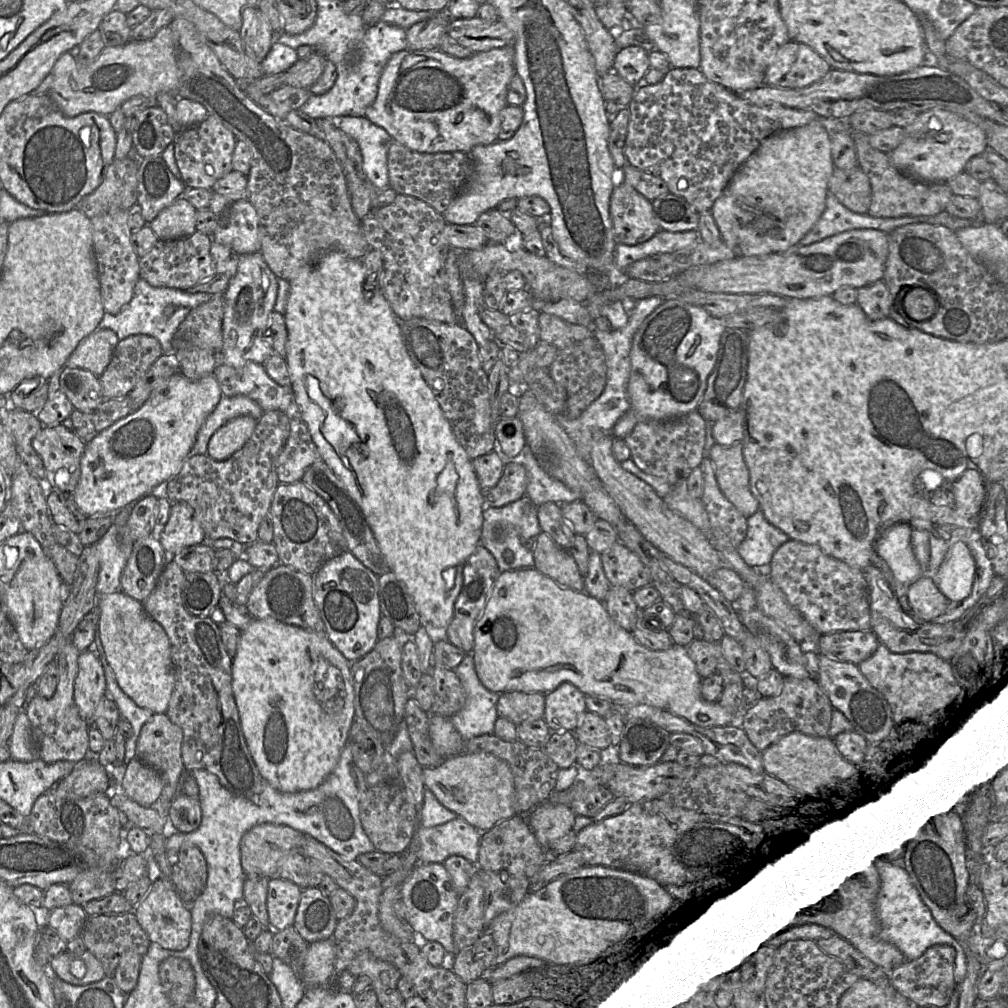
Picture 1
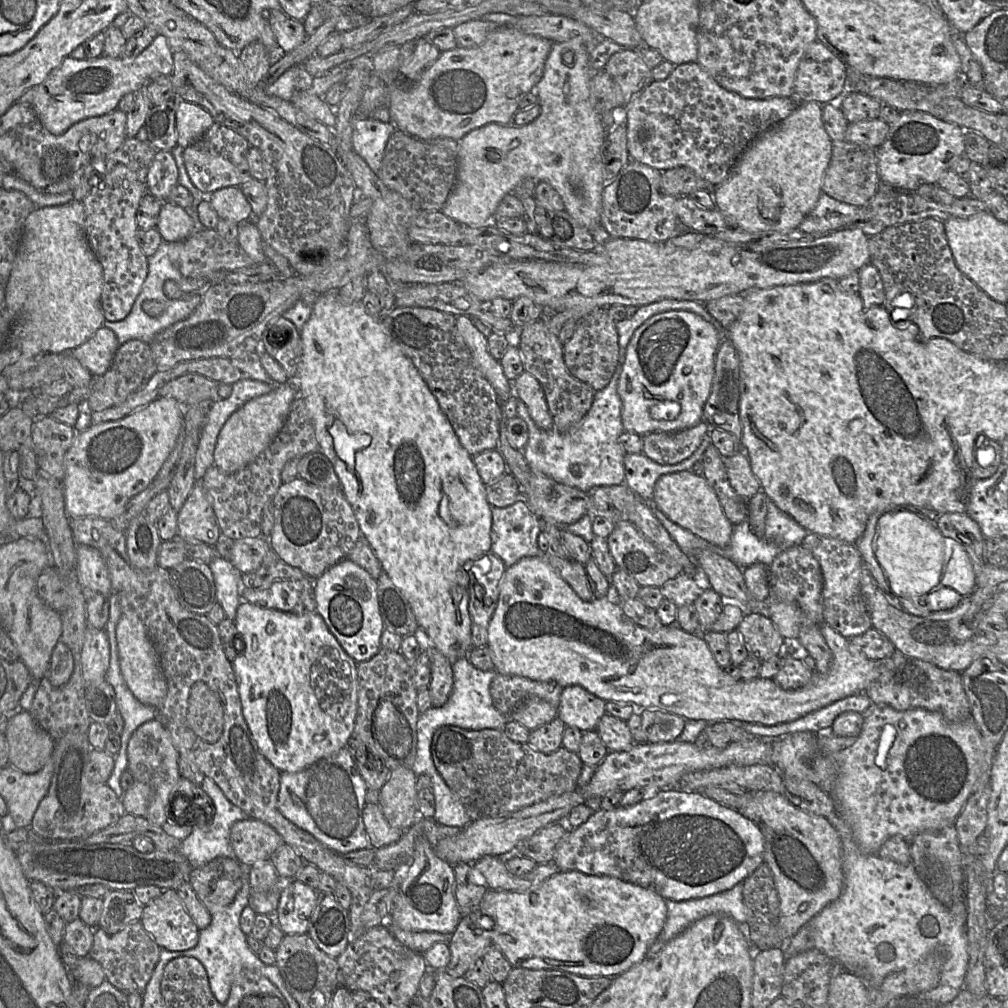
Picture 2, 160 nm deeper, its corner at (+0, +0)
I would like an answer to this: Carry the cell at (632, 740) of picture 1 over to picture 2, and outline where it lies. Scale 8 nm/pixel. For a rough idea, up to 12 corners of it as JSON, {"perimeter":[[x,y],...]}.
{"perimeter":[[638,709],[646,743],[678,740],[686,719]]}

